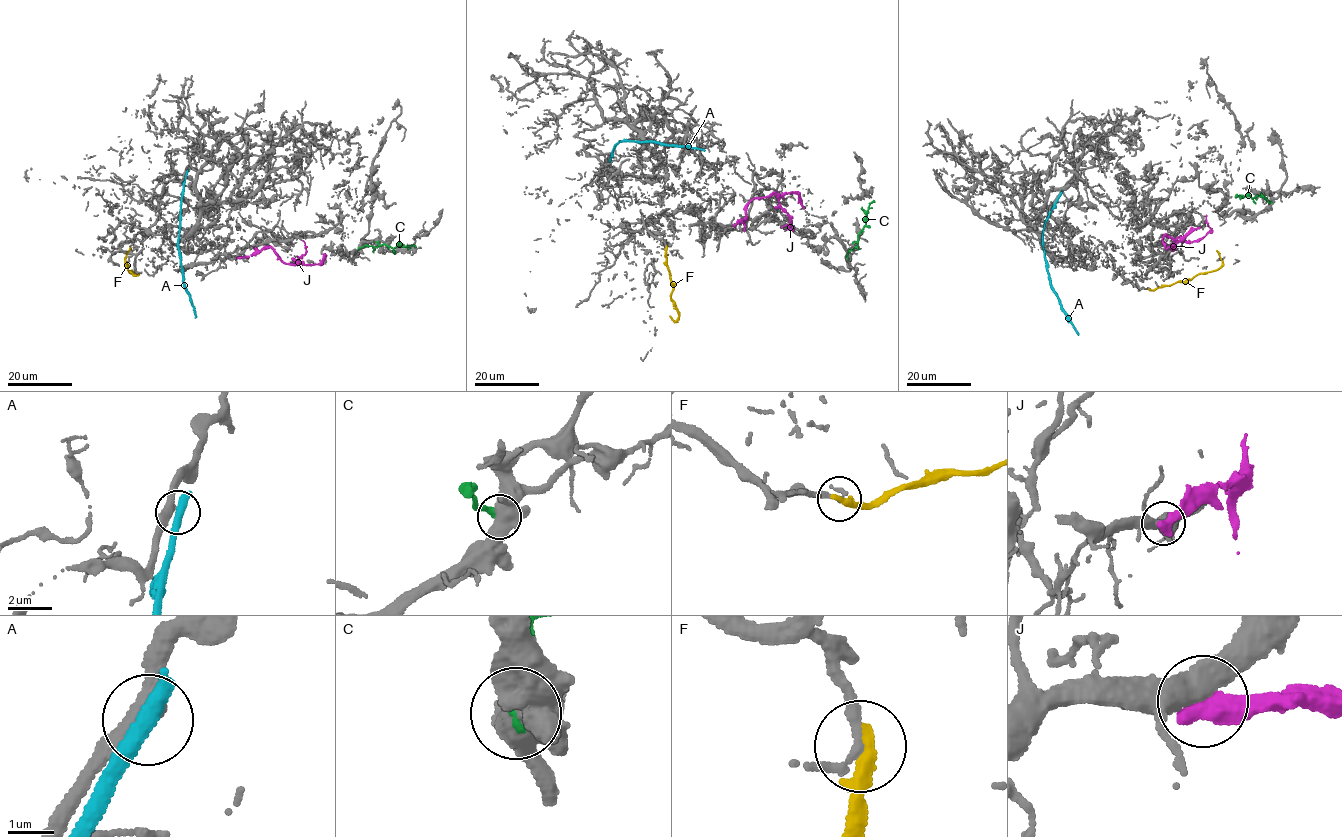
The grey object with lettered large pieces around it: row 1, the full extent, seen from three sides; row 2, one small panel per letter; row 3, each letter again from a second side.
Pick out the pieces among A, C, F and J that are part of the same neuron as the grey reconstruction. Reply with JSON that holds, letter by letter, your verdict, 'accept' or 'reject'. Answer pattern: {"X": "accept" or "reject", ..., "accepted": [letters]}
{"A": "reject", "C": "reject", "F": "reject", "J": "reject", "accepted": []}

